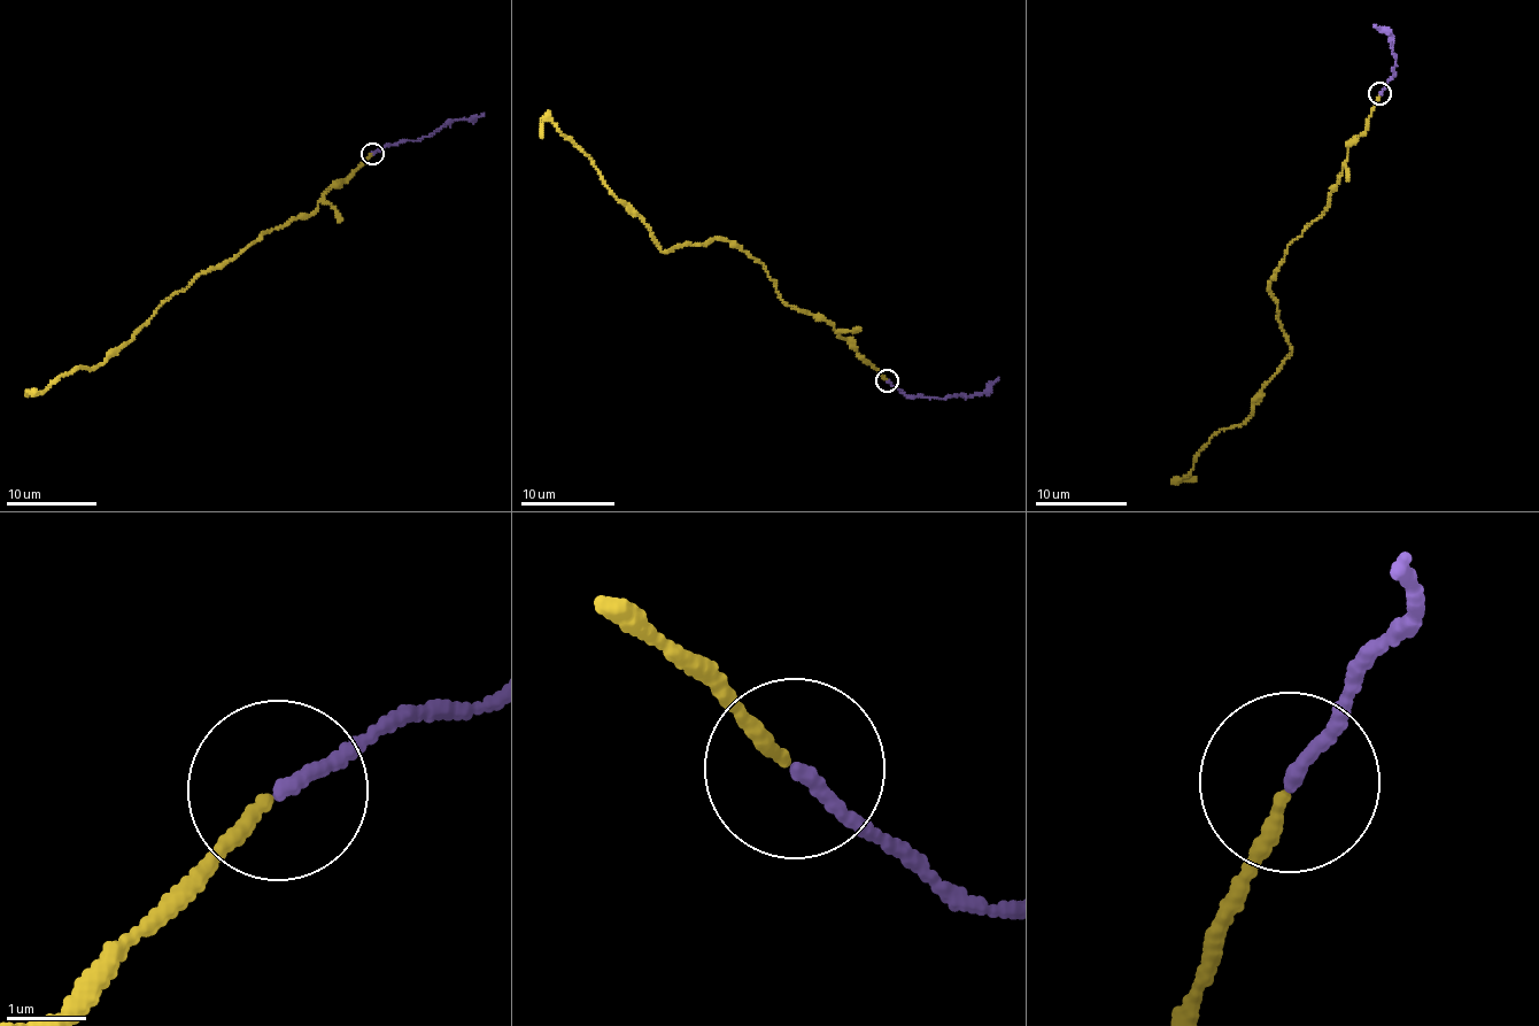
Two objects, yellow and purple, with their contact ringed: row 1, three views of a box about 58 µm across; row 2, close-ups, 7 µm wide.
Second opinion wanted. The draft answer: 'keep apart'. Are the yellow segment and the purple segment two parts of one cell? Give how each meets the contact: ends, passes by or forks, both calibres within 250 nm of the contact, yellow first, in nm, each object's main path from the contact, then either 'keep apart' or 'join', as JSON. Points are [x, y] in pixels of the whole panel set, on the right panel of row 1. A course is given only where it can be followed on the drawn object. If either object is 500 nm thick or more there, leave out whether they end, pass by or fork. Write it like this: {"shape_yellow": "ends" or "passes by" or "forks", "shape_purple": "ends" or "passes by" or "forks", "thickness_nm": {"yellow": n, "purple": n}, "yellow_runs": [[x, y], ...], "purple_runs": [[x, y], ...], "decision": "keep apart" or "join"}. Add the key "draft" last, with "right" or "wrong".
{"shape_yellow": "ends", "shape_purple": "ends", "thickness_nm": {"yellow": 180, "purple": 170}, "yellow_runs": [[1379, 94], [1324, 211], [1288, 247], [1270, 280], [1292, 353], [1240, 424], [1220, 429], [1181, 479], [1196, 477]], "purple_runs": [[1379, 94], [1392, 76], [1396, 56], [1390, 32], [1374, 24]], "decision": "keep apart", "draft": "right"}

